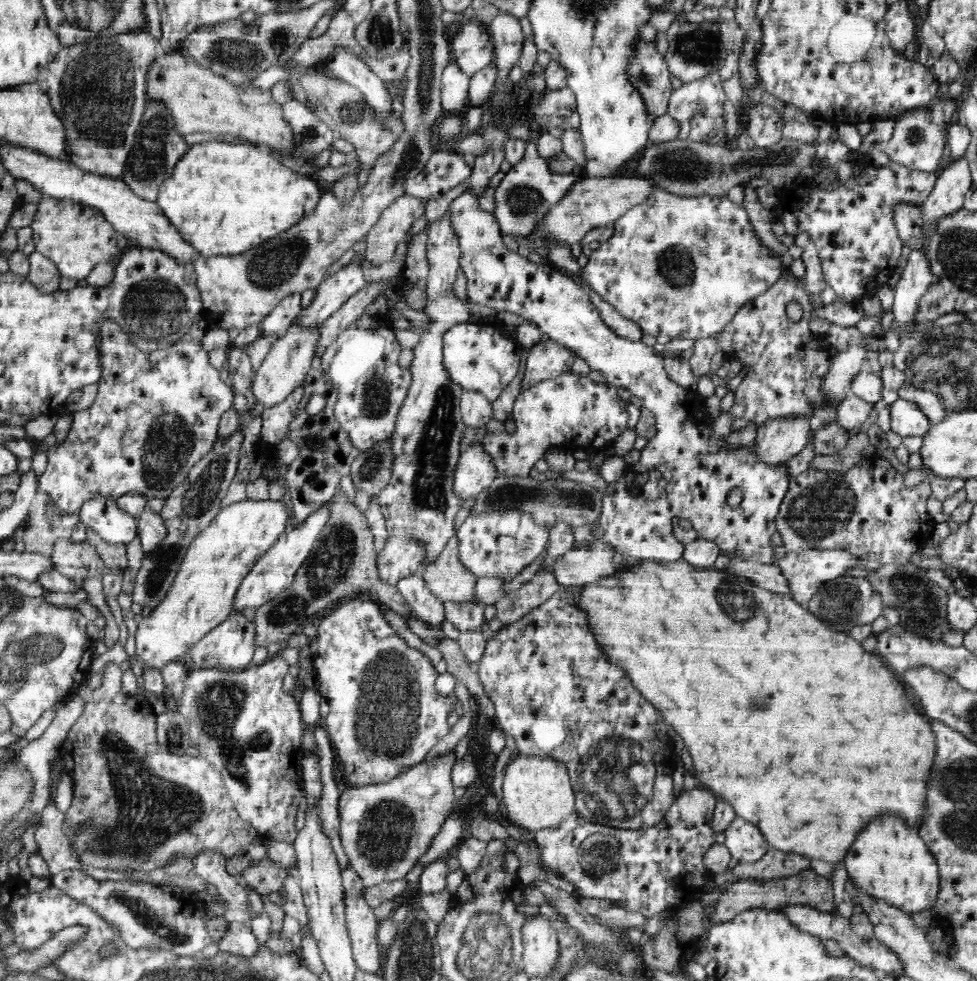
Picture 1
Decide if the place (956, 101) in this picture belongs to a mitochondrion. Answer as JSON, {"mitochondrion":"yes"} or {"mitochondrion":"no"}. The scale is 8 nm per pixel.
{"mitochondrion":"no"}

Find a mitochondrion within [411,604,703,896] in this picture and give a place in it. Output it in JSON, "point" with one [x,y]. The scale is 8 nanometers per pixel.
{"point":[616,777]}

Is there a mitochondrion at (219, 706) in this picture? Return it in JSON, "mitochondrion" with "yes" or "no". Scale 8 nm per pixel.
{"mitochondrion":"yes"}

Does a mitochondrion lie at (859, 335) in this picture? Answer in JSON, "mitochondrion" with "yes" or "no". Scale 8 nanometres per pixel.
{"mitochondrion":"no"}

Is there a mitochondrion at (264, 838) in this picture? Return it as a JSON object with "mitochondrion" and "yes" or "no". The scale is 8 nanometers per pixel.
{"mitochondrion":"no"}

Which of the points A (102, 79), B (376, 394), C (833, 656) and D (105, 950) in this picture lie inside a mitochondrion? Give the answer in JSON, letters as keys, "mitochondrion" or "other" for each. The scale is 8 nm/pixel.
{"A":"mitochondrion","B":"mitochondrion","C":"other","D":"mitochondrion"}

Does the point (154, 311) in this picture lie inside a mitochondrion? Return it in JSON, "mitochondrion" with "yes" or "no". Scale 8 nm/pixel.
{"mitochondrion":"yes"}

